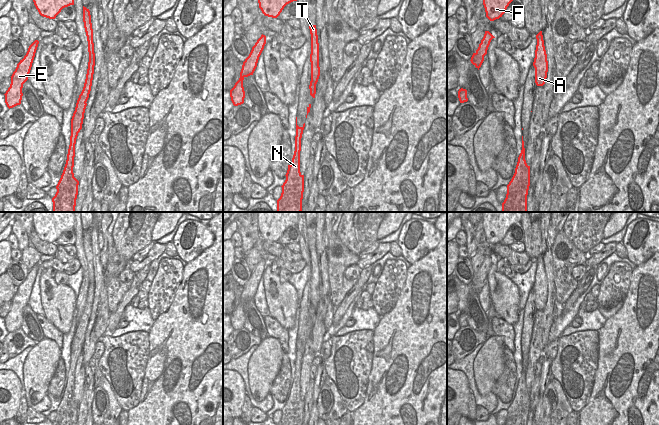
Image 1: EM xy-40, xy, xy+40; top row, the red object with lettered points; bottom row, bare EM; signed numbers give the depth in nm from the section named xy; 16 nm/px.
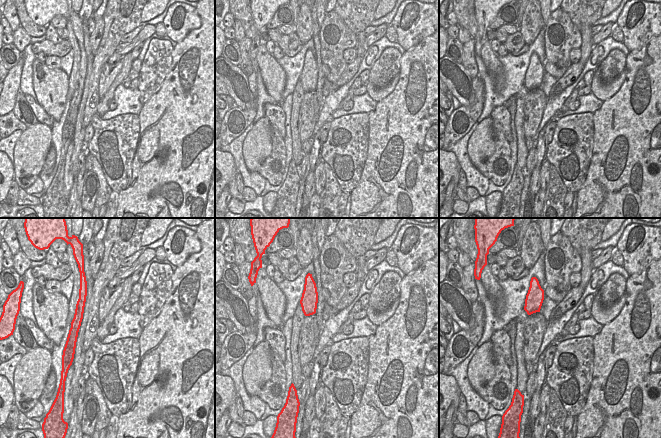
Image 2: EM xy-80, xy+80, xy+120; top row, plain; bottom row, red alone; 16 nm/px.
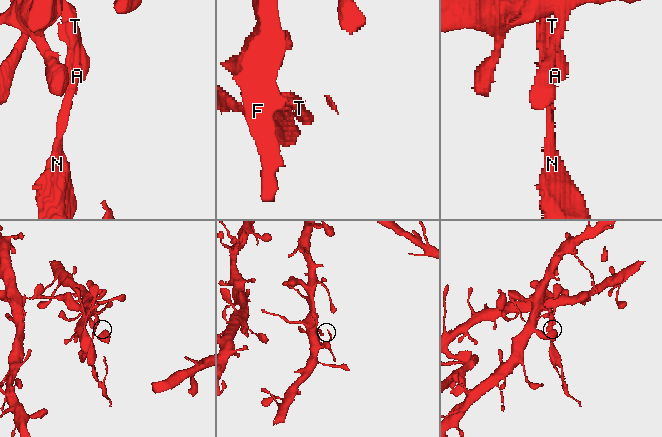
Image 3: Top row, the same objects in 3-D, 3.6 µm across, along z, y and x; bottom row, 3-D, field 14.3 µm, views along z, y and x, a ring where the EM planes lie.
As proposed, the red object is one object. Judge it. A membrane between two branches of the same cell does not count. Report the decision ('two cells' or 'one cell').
two cells

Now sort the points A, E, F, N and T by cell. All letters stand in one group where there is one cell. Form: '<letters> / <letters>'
A E F T / N

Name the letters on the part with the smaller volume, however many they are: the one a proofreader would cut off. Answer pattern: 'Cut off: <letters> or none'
Cut off: N

